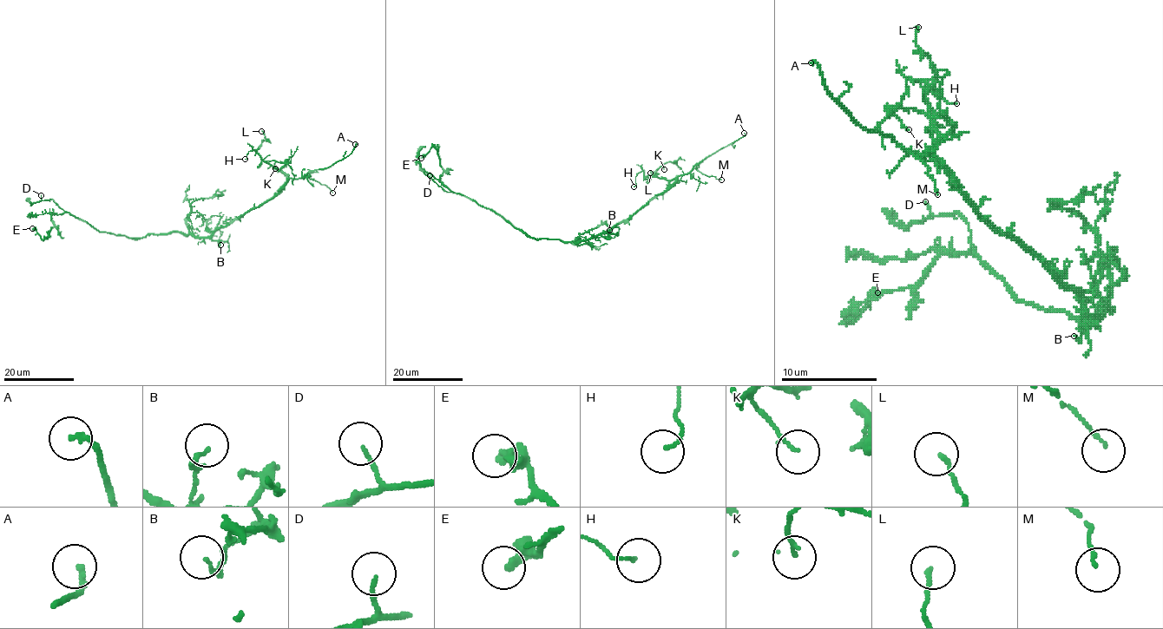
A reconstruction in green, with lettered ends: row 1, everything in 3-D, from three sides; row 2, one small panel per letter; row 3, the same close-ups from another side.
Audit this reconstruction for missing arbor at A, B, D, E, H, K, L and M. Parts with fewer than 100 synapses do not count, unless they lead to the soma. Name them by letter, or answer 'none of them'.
A

